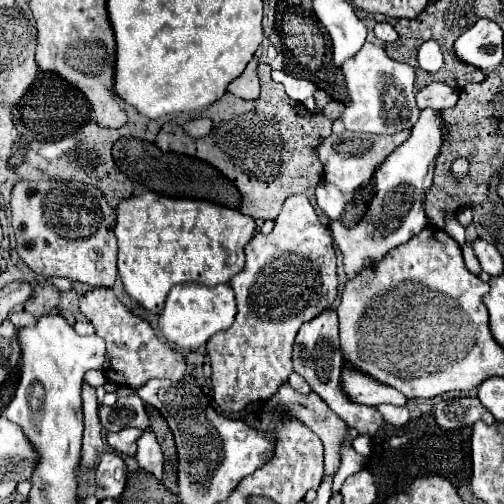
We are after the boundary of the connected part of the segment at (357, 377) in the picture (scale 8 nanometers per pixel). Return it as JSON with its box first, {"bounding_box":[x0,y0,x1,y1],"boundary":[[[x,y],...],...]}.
{"bounding_box":[342,366,406,406],"boundary":[[[344,366],[342,368],[342,388],[344,394],[358,404],[368,404],[368,406],[380,406],[380,404],[394,404],[394,406],[406,406],[406,396],[394,388],[388,388],[370,376]]]}

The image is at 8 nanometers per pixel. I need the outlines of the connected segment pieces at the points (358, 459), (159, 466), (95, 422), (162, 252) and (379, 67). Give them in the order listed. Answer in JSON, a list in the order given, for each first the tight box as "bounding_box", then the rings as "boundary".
[{"bounding_box":[332,446,368,495],"boundary":[[[344,446],[344,448],[342,448],[342,466],[340,466],[340,470],[334,474],[332,484],[333,495],[340,491],[344,480],[346,480],[350,474],[360,472],[362,468],[365,468],[367,461],[368,458],[360,456],[352,446]]]},{"bounding_box":[134,430,164,480],"boundary":[[[144,430],[144,434],[138,438],[138,450],[136,450],[134,458],[140,464],[140,468],[154,474],[158,480],[162,478],[162,474],[164,474],[164,454],[160,450],[156,436],[150,430]]]},{"bounding_box":[80,384,104,470],"boundary":[[[84,384],[82,390],[84,400],[84,444],[82,444],[82,460],[80,468],[88,470],[96,464],[98,456],[104,452],[104,440],[102,440],[102,426],[98,418],[98,400],[96,390],[88,384]]]},{"bounding_box":[116,190,256,314],"boundary":[[[144,190],[116,206],[118,272],[128,296],[160,314],[168,290],[180,282],[216,286],[244,268],[244,246],[256,232],[256,220],[240,210],[192,198],[166,198]]]},{"bounding_box":[340,42,420,134],"boundary":[[[366,42],[340,68],[352,98],[352,104],[348,104],[342,114],[346,130],[366,132],[366,134],[394,134],[404,128],[412,128],[417,122],[420,110],[416,106],[412,92],[414,86],[412,66],[396,64],[392,58],[388,58],[382,46]]]}]

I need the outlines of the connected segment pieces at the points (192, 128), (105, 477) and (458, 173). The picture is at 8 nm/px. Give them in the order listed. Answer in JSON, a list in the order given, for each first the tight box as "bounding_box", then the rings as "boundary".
[{"bounding_box":[184,118,212,138],"boundary":[[[198,118],[198,120],[190,120],[184,124],[184,130],[188,136],[192,138],[202,138],[212,130],[212,120],[210,118]]]},{"bounding_box":[96,452,126,498],"boundary":[[[104,452],[96,466],[96,498],[118,498],[126,486],[126,464],[114,452]]]},{"bounding_box":[452,158,468,180],"boundary":[[[456,158],[454,162],[452,162],[452,176],[456,178],[456,180],[462,180],[464,176],[468,176],[468,160],[466,158]]]}]

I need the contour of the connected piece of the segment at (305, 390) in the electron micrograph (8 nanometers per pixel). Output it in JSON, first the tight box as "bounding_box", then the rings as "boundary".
{"bounding_box":[288,372,312,395],"boundary":[[[293,372],[289,376],[288,380],[292,388],[301,394],[307,395],[312,391],[310,385],[301,376],[297,375],[295,372]]]}

